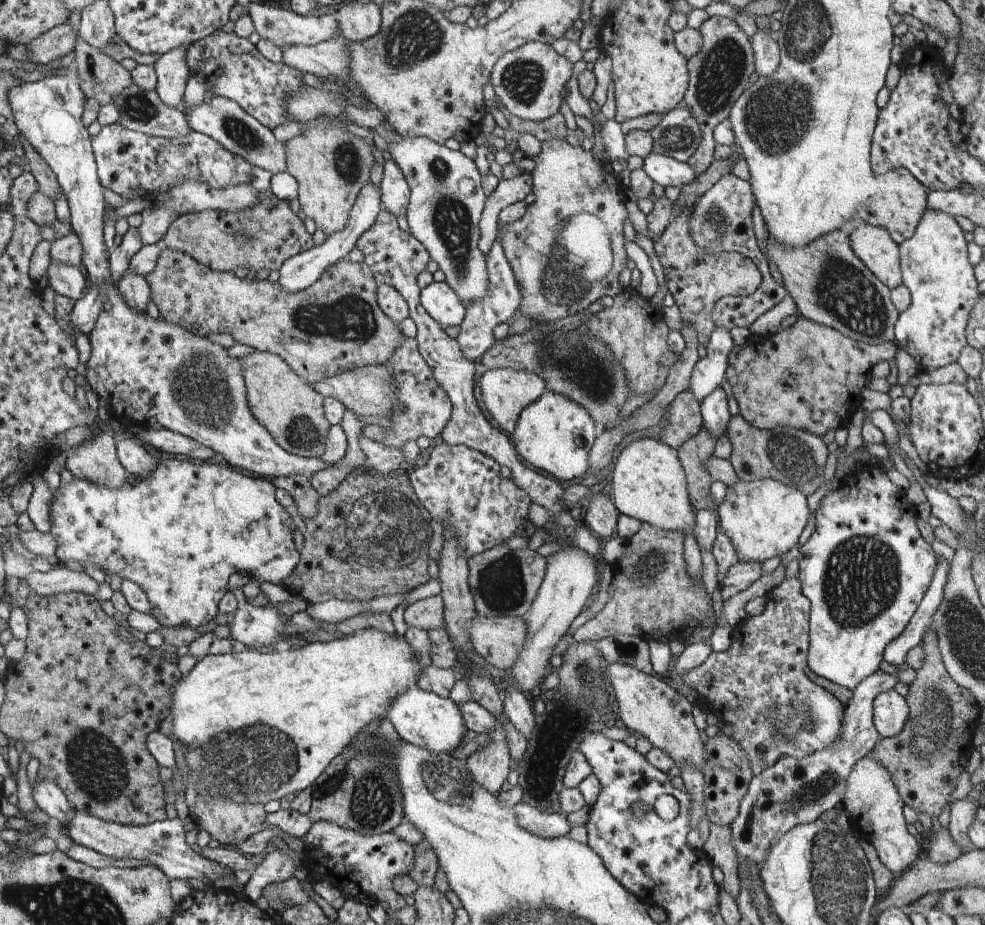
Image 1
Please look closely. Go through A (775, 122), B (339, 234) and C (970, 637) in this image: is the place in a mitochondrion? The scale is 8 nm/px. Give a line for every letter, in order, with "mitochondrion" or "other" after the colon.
A: mitochondrion
B: other
C: mitochondrion

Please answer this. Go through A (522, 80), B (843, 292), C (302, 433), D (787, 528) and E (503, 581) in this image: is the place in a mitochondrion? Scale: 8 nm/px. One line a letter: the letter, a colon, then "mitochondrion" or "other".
A: mitochondrion
B: mitochondrion
C: mitochondrion
D: other
E: mitochondrion

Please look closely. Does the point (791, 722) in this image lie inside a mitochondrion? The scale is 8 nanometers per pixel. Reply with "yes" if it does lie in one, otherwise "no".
yes

